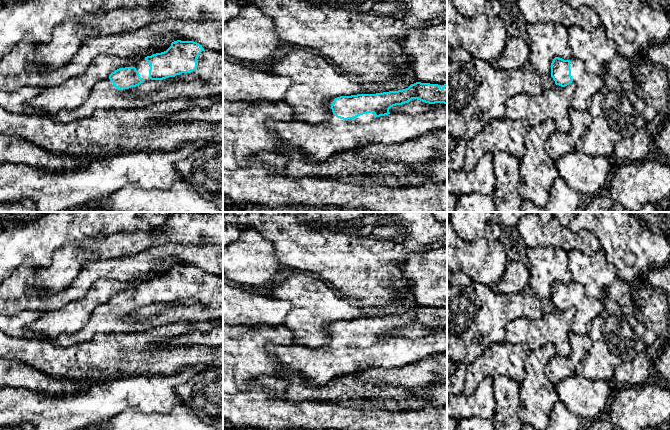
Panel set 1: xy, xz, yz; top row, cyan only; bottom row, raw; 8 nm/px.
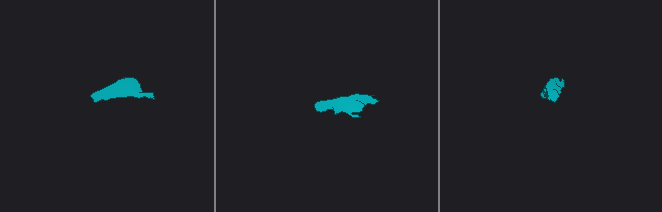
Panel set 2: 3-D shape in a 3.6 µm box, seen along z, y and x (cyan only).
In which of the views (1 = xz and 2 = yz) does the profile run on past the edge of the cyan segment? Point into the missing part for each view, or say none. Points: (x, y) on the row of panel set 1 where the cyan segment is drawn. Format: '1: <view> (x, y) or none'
1: xz (322, 141)
2: yz (586, 84)

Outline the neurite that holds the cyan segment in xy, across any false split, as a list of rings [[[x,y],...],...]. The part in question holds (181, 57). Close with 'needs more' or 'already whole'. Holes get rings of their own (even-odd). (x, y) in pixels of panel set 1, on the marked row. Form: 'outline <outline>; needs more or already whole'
outline [[[174,41],[166,51],[133,61],[115,70],[106,79],[97,82],[79,107],[73,110],[64,109],[54,115],[31,106],[31,100],[41,92],[42,90],[34,87],[25,87],[14,92],[0,91],[0,107],[9,113],[41,115],[56,122],[69,123],[92,117],[99,110],[140,109],[172,99],[223,95],[223,53],[209,50],[194,41]],[[152,80],[165,80],[170,84],[148,97],[132,94],[137,86]]]; needs more

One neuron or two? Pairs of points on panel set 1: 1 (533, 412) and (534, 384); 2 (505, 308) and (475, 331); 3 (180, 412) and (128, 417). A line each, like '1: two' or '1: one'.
1: one
2: one
3: one

